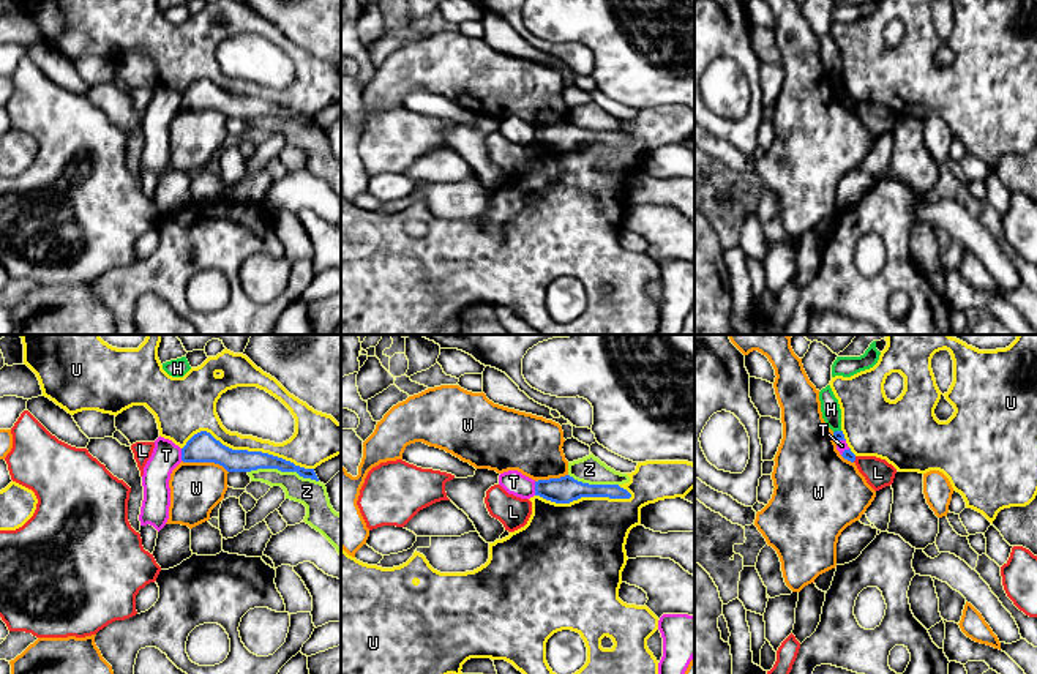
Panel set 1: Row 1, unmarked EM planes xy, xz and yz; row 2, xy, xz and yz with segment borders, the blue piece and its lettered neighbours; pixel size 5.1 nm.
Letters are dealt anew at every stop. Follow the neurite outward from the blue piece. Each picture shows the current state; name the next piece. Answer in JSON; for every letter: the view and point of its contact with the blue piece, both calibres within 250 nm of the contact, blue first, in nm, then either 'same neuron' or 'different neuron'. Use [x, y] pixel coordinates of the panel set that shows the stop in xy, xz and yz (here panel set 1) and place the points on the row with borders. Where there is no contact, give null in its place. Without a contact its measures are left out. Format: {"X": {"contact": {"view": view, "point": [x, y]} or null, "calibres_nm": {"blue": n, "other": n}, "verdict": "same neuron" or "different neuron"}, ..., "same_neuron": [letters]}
{"H": {"contact": {"view": "yz", "point": [837, 431]}, "calibres_nm": {"blue": 50, "other": 100}, "verdict": "different neuron"}, "L": {"contact": {"view": "yz", "point": [854, 460]}, "calibres_nm": {"blue": 50, "other": 150}, "verdict": "different neuron"}, "T": {"contact": {"view": "xz", "point": [535, 488]}, "calibres_nm": {"blue": 140, "other": 120}, "verdict": "different neuron"}, "U": {"contact": {"view": "xy", "point": [247, 450]}, "calibres_nm": {"blue": 160, "other": 130}, "verdict": "different neuron"}, "W": {"contact": {"view": "xy", "point": [205, 461]}, "calibres_nm": {"blue": 160, "other": 280}, "verdict": "different neuron"}, "Z": {"contact": {"view": "xy", "point": [283, 471]}, "calibres_nm": {"blue": 110, "other": 140}, "verdict": "different neuron"}, "same_neuron": []}

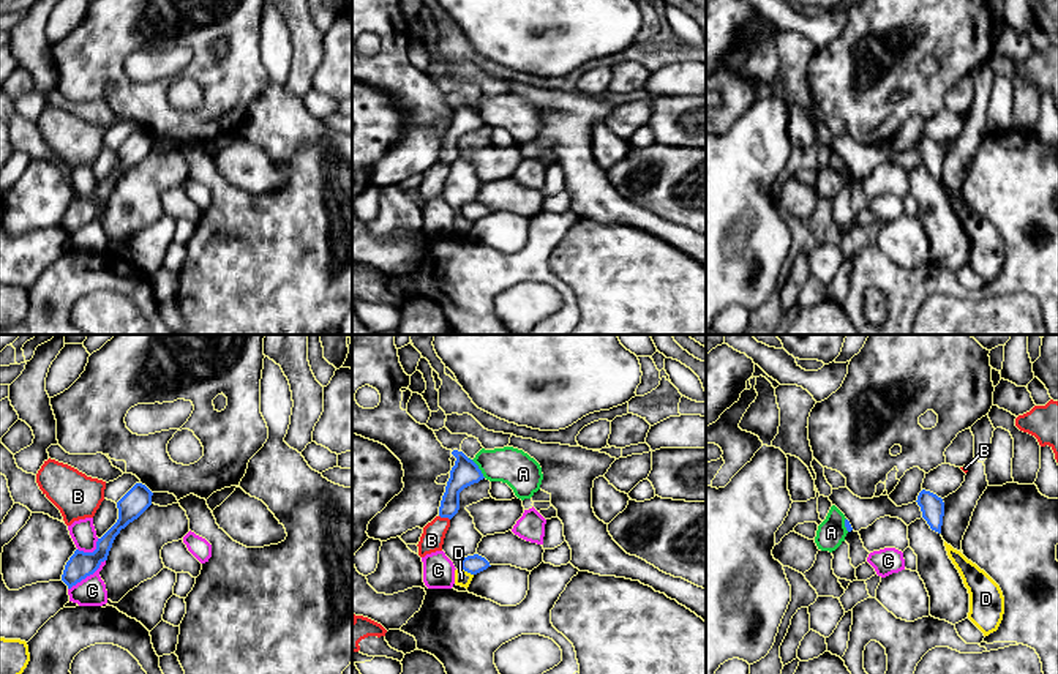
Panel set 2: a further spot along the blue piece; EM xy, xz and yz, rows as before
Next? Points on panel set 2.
{"A": {"contact": {"view": "xz", "point": [477, 468]}, "calibres_nm": {"blue": 140, "other": 190}, "verdict": "different neuron"}, "B": {"contact": {"view": "xz", "point": [444, 516]}, "calibres_nm": {"blue": 140, "other": 120}, "verdict": "different neuron"}, "C": {"contact": {"view": "xy", "point": [87, 575]}, "calibres_nm": {"blue": 130, "other": 140}, "verdict": "different neuron"}, "D": {"contact": {"view": "xz", "point": [468, 572]}, "calibres_nm": {"blue": 100, "other": 80}, "verdict": "different neuron"}, "same_neuron": []}

